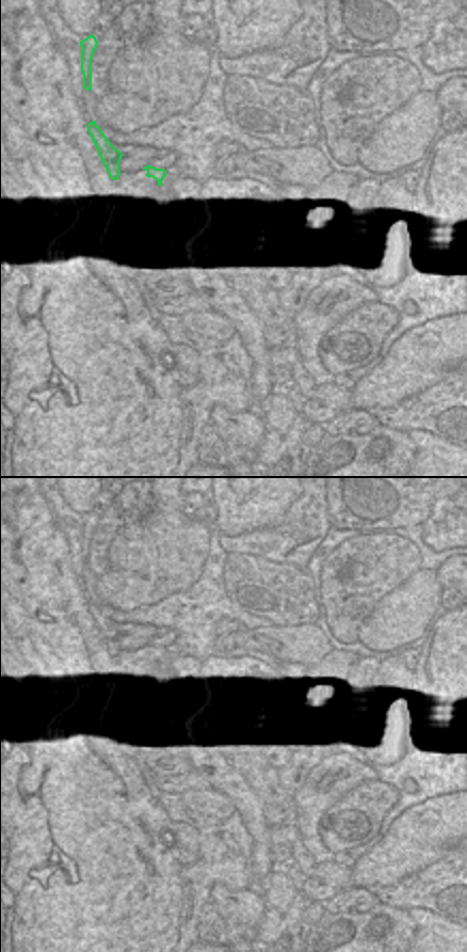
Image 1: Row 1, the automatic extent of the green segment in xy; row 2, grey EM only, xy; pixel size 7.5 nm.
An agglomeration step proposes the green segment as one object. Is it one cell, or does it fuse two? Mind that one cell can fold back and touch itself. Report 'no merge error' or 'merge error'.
merge error

